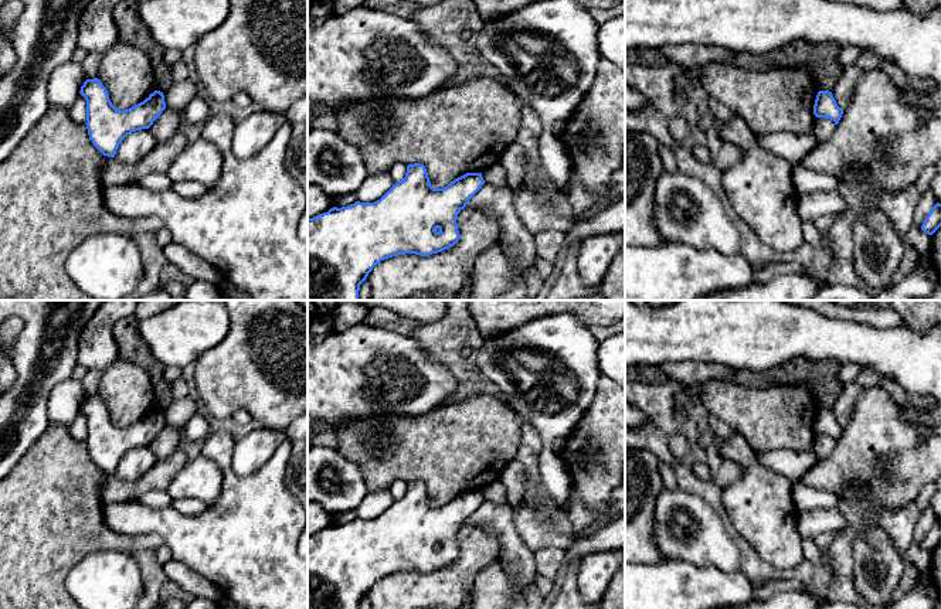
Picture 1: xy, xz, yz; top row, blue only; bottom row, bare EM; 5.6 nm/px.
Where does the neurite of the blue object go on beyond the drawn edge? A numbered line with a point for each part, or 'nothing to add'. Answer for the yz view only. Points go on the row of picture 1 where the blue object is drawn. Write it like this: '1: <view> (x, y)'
nothing to add

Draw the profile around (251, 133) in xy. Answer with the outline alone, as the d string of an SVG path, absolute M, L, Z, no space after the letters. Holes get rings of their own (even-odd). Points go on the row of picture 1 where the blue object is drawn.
M265 109L249 113L234 123L232 153L242 160L252 157L268 144L283 122L283 115Z

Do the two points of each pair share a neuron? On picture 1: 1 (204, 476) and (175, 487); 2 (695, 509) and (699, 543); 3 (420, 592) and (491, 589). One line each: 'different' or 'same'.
1: same
2: same
3: different

